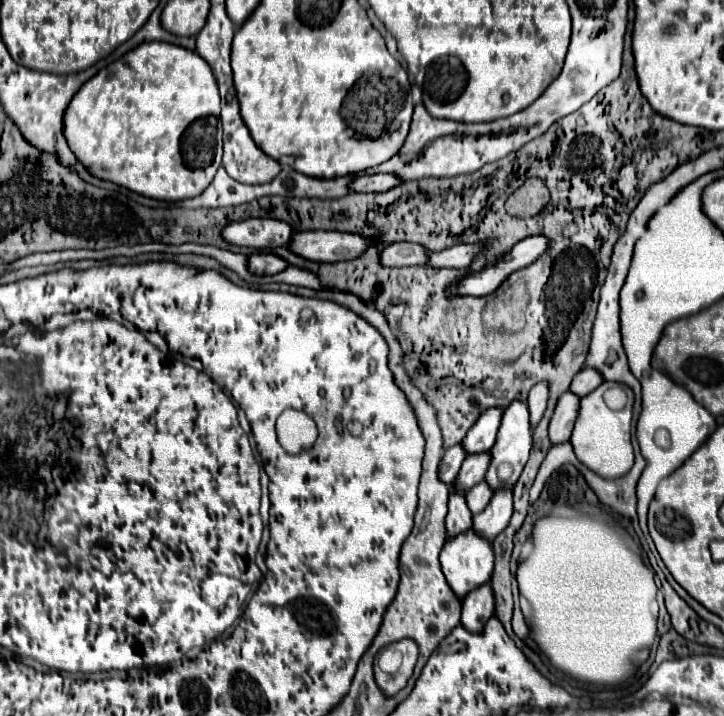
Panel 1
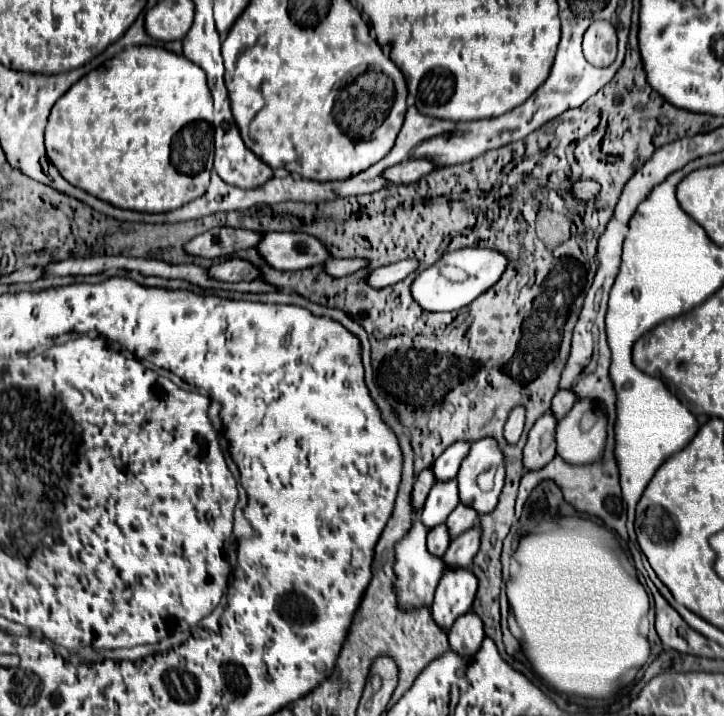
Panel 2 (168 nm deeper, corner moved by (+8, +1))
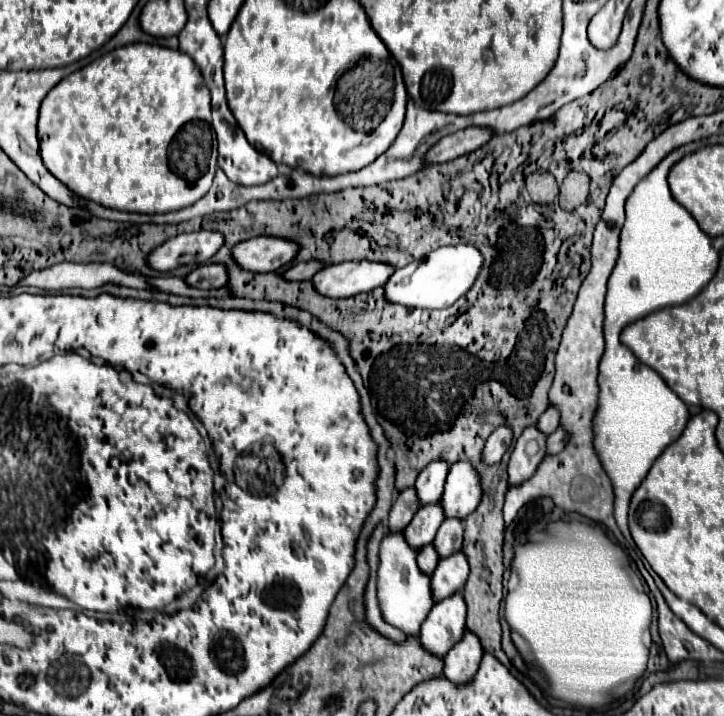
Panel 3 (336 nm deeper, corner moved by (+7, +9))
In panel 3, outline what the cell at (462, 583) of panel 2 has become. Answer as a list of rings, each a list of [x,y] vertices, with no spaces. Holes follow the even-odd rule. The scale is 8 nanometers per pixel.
[[[456,591],[450,599],[438,601],[420,629],[422,647],[430,653],[444,657],[450,647],[460,641],[464,633],[466,603],[462,601],[462,591]]]

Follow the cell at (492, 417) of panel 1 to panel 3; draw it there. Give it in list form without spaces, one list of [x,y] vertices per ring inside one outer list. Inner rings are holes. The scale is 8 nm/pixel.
[[[436,459],[434,463],[428,463],[422,469],[422,473],[416,479],[416,491],[418,491],[420,505],[436,503],[438,499],[442,499],[442,487],[446,483],[448,469],[450,465],[444,459]]]

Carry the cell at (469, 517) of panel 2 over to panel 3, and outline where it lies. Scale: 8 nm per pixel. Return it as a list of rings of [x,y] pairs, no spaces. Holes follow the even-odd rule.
[[[450,517],[444,519],[444,523],[440,525],[434,539],[434,547],[440,557],[448,557],[450,553],[462,547],[462,539],[464,539],[464,519]]]

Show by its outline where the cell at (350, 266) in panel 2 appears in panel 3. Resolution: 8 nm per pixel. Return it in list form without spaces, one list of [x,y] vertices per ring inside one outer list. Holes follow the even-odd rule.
[[[308,261],[308,263],[298,263],[294,265],[292,269],[288,269],[284,273],[286,279],[296,279],[296,281],[302,281],[302,279],[312,279],[314,273],[318,273],[326,263],[322,261]]]

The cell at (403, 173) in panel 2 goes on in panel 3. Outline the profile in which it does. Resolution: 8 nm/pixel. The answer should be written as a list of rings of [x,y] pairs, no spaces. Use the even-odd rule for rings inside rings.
[[[468,127],[464,131],[456,131],[448,137],[442,137],[434,147],[430,147],[430,151],[424,155],[424,161],[428,165],[446,163],[460,155],[476,151],[490,139],[490,135],[492,133],[488,129],[480,129],[480,127]]]

